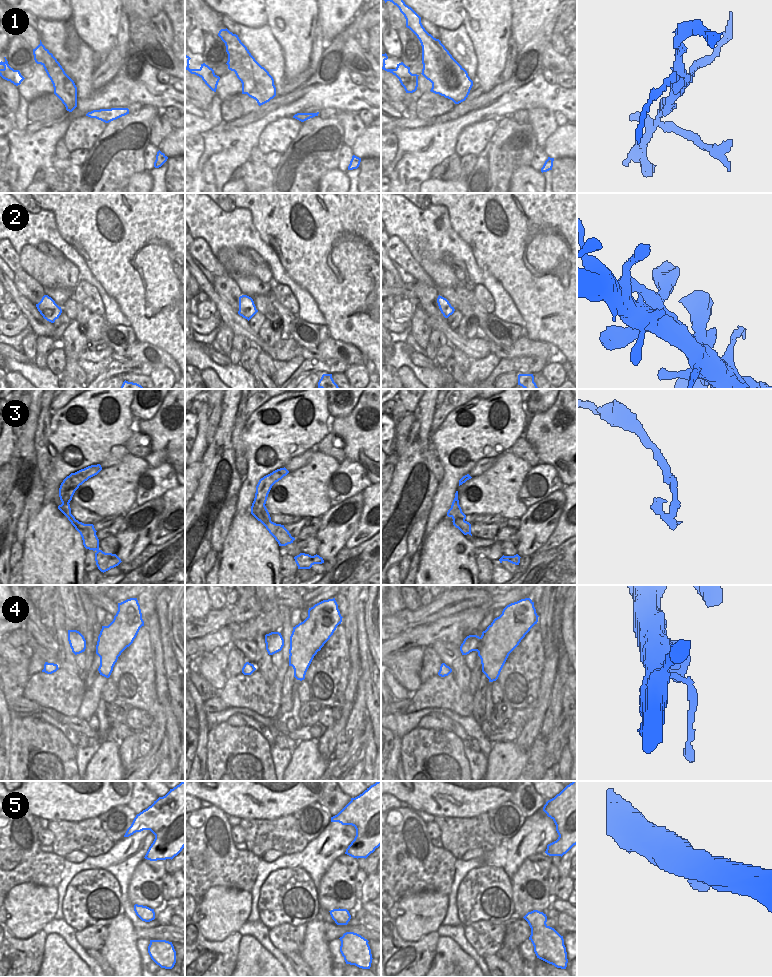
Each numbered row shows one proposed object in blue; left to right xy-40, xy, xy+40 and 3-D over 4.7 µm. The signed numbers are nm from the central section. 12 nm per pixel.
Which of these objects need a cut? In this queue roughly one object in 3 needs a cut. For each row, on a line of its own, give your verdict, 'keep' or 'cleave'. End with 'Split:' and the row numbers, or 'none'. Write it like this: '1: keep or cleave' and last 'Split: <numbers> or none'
1: cleave
2: keep
3: cleave
4: keep
5: keep
Split: 1, 3

